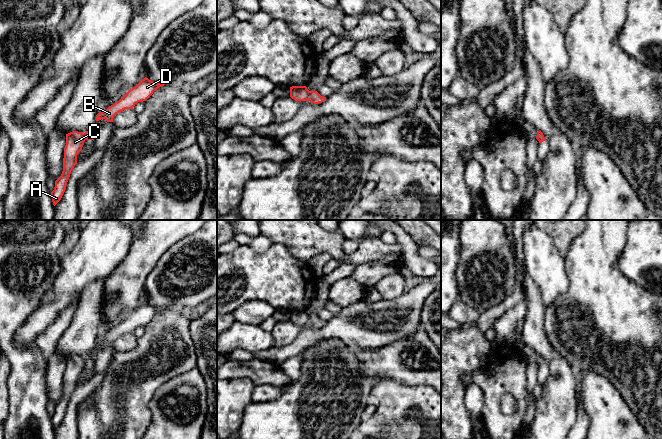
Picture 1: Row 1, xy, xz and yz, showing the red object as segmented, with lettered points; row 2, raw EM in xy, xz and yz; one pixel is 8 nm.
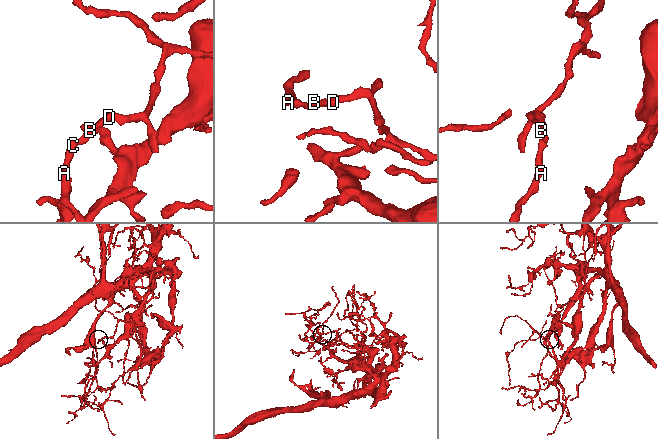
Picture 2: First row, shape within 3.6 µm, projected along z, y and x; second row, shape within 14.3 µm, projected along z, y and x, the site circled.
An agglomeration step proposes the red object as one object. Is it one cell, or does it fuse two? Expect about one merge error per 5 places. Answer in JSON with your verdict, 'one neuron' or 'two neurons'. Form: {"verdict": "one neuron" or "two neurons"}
{"verdict": "two neurons"}

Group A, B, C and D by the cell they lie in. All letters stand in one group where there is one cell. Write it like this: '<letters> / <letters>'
A C / B D

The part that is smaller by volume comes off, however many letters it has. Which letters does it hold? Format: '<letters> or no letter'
A, C

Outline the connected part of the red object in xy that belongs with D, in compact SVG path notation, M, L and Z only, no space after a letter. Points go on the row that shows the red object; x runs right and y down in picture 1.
M145 77L135 87L130 89L119 101L115 102L104 111L99 112L96 121L105 119L107 122L113 122L113 118L116 114L125 109L133 109L138 102L146 101L154 91L165 84L166 83L153 82Z

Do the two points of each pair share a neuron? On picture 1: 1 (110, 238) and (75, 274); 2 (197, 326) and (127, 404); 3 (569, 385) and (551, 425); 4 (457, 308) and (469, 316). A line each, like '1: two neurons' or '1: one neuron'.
1: one neuron
2: two neurons
3: one neuron
4: one neuron

